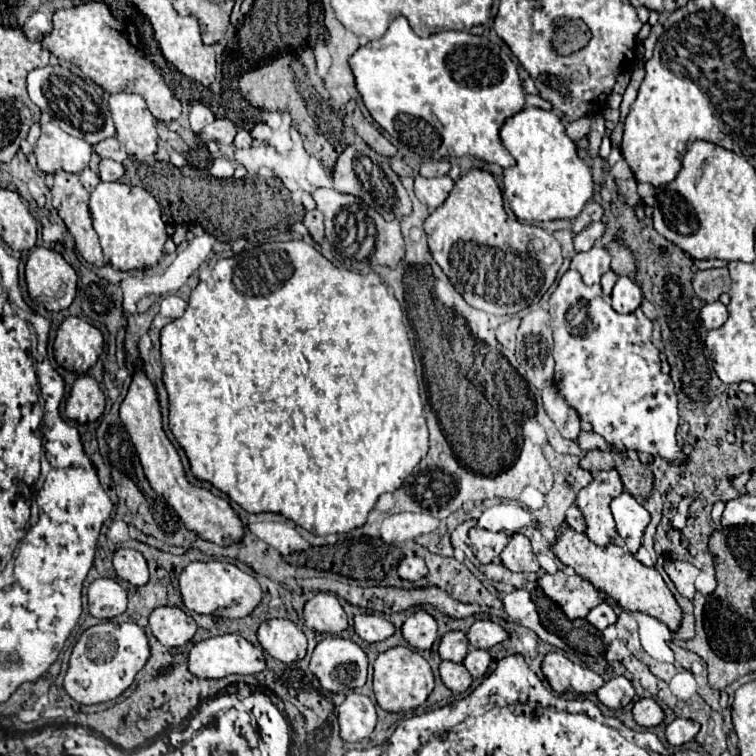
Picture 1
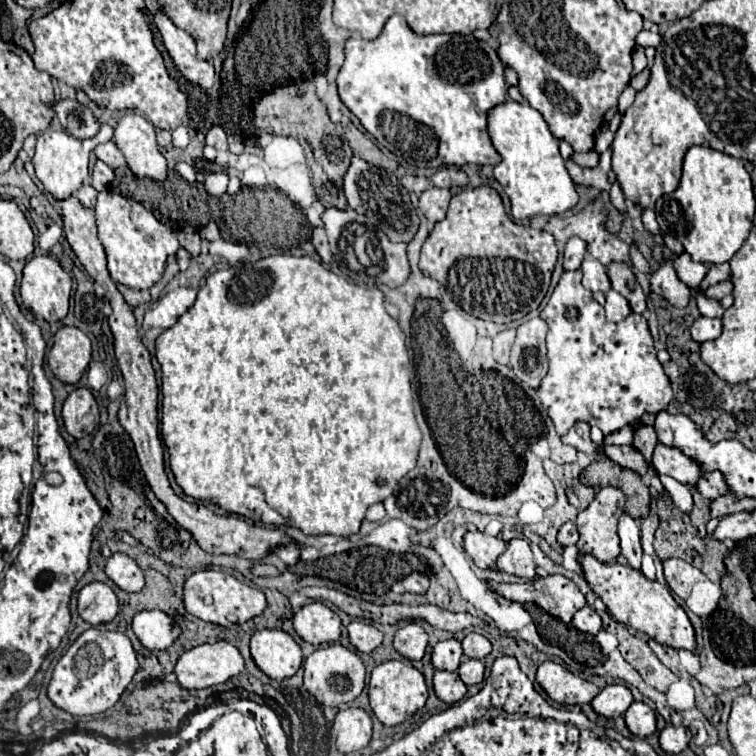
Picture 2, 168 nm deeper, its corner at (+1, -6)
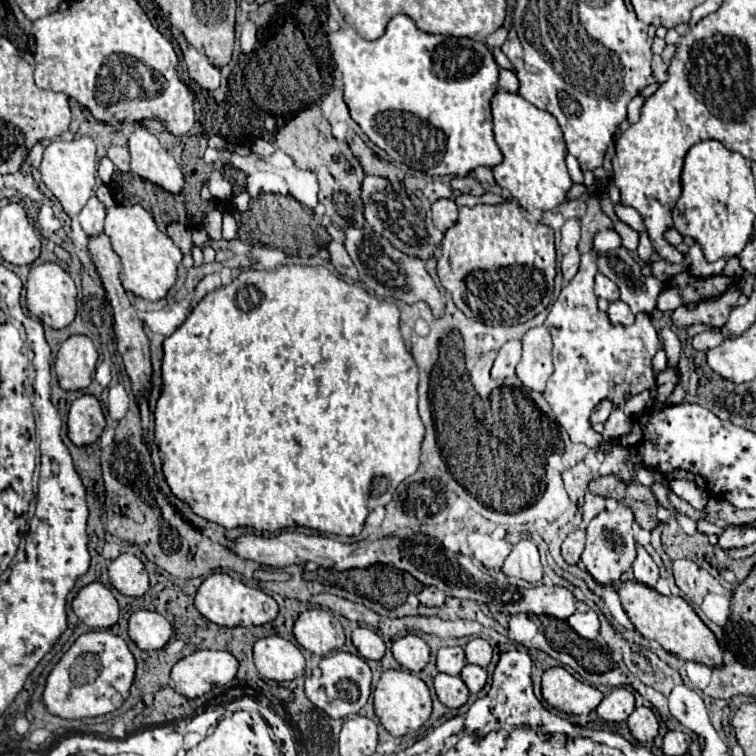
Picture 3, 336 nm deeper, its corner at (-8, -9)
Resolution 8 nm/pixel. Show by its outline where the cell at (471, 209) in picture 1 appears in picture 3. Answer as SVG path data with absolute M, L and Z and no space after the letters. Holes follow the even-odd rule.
M515 201L459 207L459 219L445 231L441 251L439 281L467 317L487 325L495 321L523 323L551 301L557 273L555 233L543 223L529 223Z

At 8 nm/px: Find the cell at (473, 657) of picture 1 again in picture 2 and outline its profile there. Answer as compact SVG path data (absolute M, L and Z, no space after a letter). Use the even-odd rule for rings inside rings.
M462 658L460 668L458 668L458 676L462 678L462 682L466 686L472 684L480 684L484 680L484 664L482 660L472 660L472 658Z

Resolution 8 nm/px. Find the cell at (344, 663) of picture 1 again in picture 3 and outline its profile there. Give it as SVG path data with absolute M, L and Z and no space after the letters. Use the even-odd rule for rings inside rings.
M343 651L327 653L321 659L319 669L321 669L319 677L307 677L305 695L315 707L323 709L329 717L343 719L347 715L357 713L367 703L371 693L371 669L363 657L353 653L343 653Z

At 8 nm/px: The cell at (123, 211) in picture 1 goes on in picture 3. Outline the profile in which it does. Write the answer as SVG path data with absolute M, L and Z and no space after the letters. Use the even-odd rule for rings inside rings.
M113 205L107 209L105 233L111 239L113 251L121 257L123 287L133 295L149 301L163 299L177 281L177 267L183 259L183 251L171 241L167 233L159 231L151 213L147 213L141 205Z

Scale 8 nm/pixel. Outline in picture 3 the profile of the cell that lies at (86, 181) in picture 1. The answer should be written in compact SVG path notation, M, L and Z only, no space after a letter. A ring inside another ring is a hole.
M93 195L81 209L79 223L87 235L97 235L103 231L103 219L105 219L105 205Z

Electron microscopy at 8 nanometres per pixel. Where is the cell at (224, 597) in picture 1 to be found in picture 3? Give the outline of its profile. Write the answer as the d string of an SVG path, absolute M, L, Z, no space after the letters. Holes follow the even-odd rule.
M213 573L201 583L201 587L197 589L197 595L195 595L195 607L205 619L209 619L217 625L223 625L223 627L263 625L263 623L273 621L279 611L277 601L271 595L263 593L261 589L247 587L239 579L229 577L227 573Z

